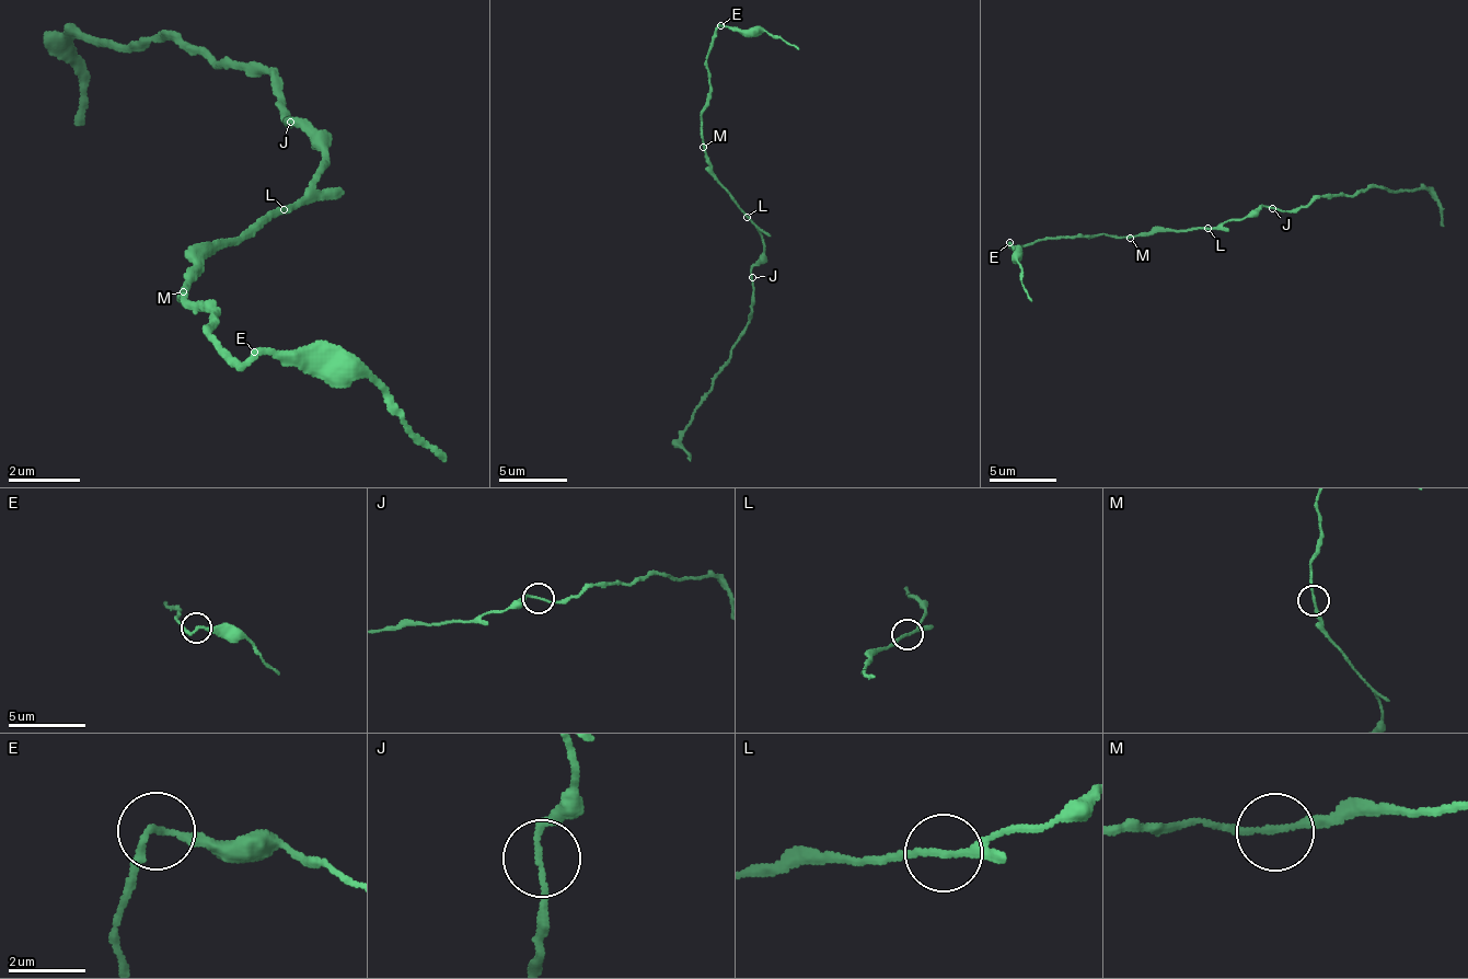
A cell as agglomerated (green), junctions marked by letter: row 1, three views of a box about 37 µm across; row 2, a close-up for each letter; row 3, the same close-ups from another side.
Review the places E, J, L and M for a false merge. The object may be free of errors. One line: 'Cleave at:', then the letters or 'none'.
Cleave at: J

